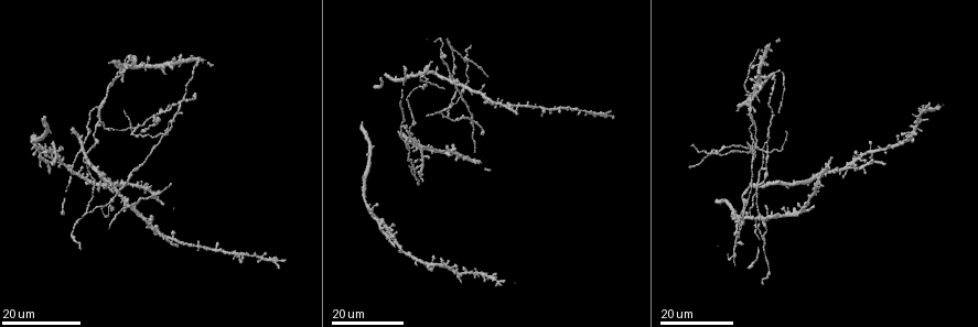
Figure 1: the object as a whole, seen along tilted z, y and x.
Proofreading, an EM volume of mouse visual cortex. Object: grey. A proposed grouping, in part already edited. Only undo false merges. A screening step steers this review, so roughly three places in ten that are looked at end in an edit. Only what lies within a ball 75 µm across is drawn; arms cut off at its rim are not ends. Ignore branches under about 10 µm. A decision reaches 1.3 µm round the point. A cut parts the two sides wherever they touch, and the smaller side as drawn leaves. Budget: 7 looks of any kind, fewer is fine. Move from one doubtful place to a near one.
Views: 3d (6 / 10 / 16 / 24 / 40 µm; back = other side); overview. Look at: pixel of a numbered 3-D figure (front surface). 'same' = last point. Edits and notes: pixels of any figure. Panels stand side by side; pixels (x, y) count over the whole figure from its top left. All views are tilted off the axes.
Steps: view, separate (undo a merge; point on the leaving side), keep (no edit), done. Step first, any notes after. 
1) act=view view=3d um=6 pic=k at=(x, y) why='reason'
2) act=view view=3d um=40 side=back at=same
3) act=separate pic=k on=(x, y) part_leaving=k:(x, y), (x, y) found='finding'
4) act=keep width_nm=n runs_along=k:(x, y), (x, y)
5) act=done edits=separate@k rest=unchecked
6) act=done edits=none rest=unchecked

act=view view=3d um=24 pic=1 at=(764, 141) why='branch point'

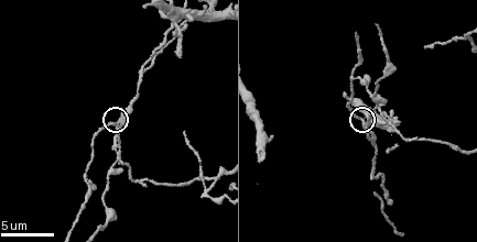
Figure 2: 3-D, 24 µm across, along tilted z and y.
act=view view=3d um=6 pic=2 at=(114, 126)

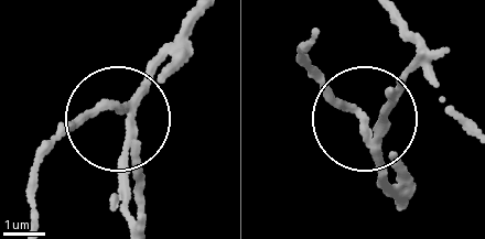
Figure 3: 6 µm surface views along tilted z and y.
act=separate pic=3 on=(166, 72) part_leaving=3:(133, 109), (127, 220) found='two neurons meet here'

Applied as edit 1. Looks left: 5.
act=view view=overview why='see it whole again'

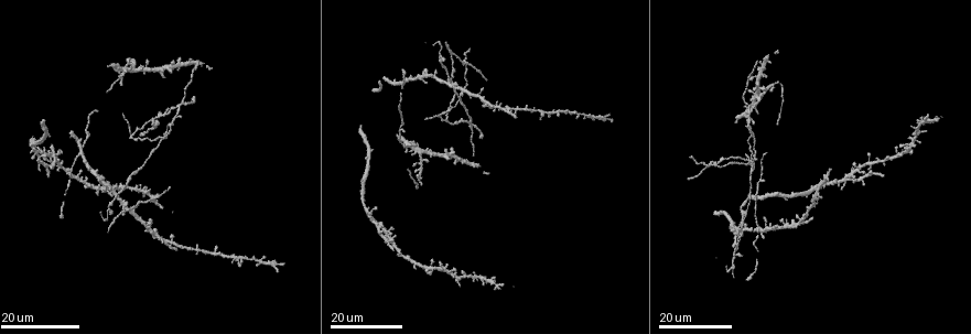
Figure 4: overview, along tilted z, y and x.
act=view view=3d um=24 pic=4 at=(177, 107) why='a fork'

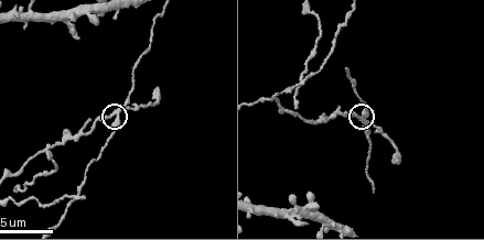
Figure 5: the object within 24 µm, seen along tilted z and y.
act=view view=3d um=6 pic=5 at=(116, 116) why='zoom in'

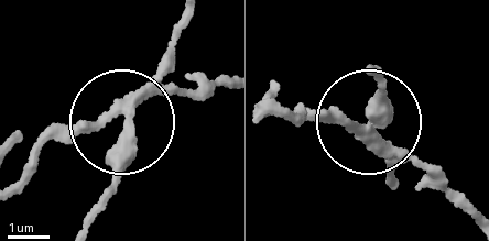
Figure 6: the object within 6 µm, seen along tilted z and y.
act=separate pic=6 on=(88, 124) width_nm=280 part_leaving=6:(139, 97), (61, 131), (22, 168) found='a second neuron is stuck on'

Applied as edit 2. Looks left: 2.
act=done edits=separate@3,separate@6 rest=unchecked

